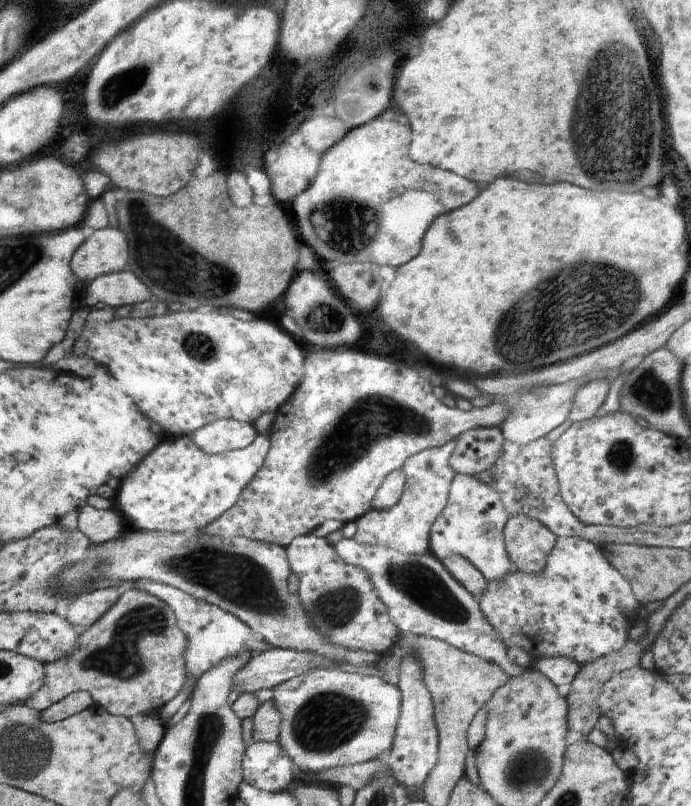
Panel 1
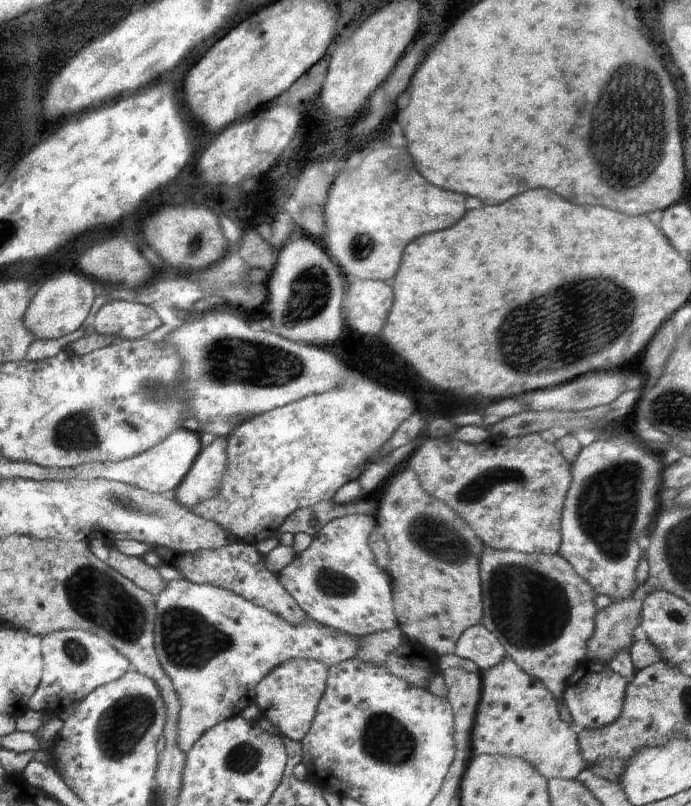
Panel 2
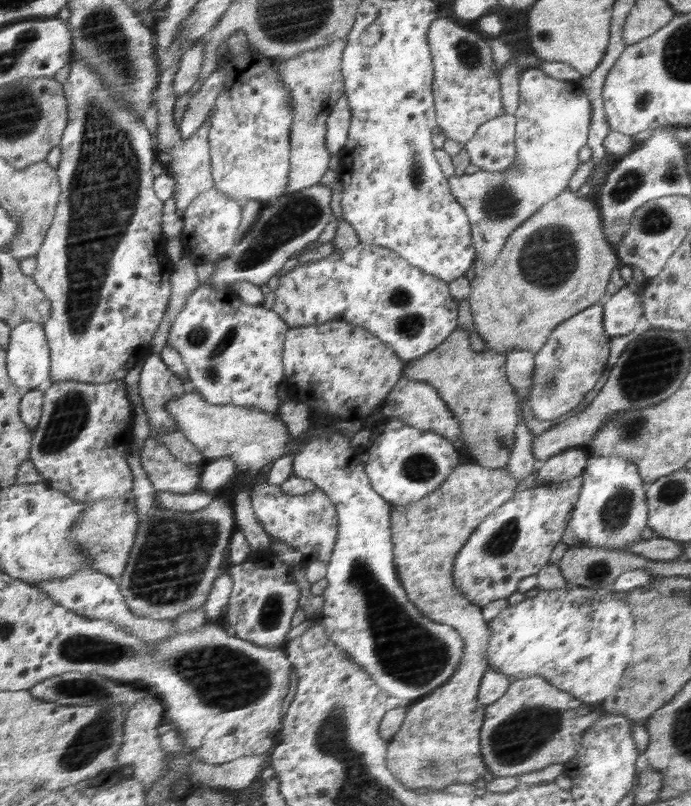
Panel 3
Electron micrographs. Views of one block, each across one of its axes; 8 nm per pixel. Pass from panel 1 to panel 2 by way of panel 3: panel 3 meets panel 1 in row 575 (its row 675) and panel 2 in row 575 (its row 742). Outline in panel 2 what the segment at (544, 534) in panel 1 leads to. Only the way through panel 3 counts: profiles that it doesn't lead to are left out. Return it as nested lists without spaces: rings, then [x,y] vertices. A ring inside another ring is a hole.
[[[485,546],[480,558],[480,573],[484,600],[484,616],[480,624],[484,625],[492,634],[498,637],[498,640],[504,647],[505,653],[510,659],[516,662],[516,664],[531,677],[537,678],[544,683],[544,686],[553,694],[559,704],[561,697],[564,697],[566,680],[582,662],[587,661],[588,642],[590,638],[594,636],[596,616],[598,614],[598,608],[596,608],[596,590],[594,590],[593,586],[573,568],[573,565],[571,565],[565,557],[560,556],[558,553],[544,554],[536,552],[520,553],[516,551],[499,551],[492,547]]]

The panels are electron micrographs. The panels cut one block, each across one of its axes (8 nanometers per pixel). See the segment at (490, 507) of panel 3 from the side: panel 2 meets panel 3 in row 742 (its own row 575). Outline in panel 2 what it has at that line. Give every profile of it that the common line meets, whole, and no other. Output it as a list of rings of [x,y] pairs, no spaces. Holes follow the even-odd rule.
[[[405,465],[393,473],[386,491],[378,494],[378,497],[376,517],[388,544],[389,563],[384,569],[392,581],[397,626],[406,637],[434,650],[440,656],[452,655],[462,632],[480,624],[484,616],[480,558],[485,545],[473,528],[446,501],[427,493],[417,473]]]

